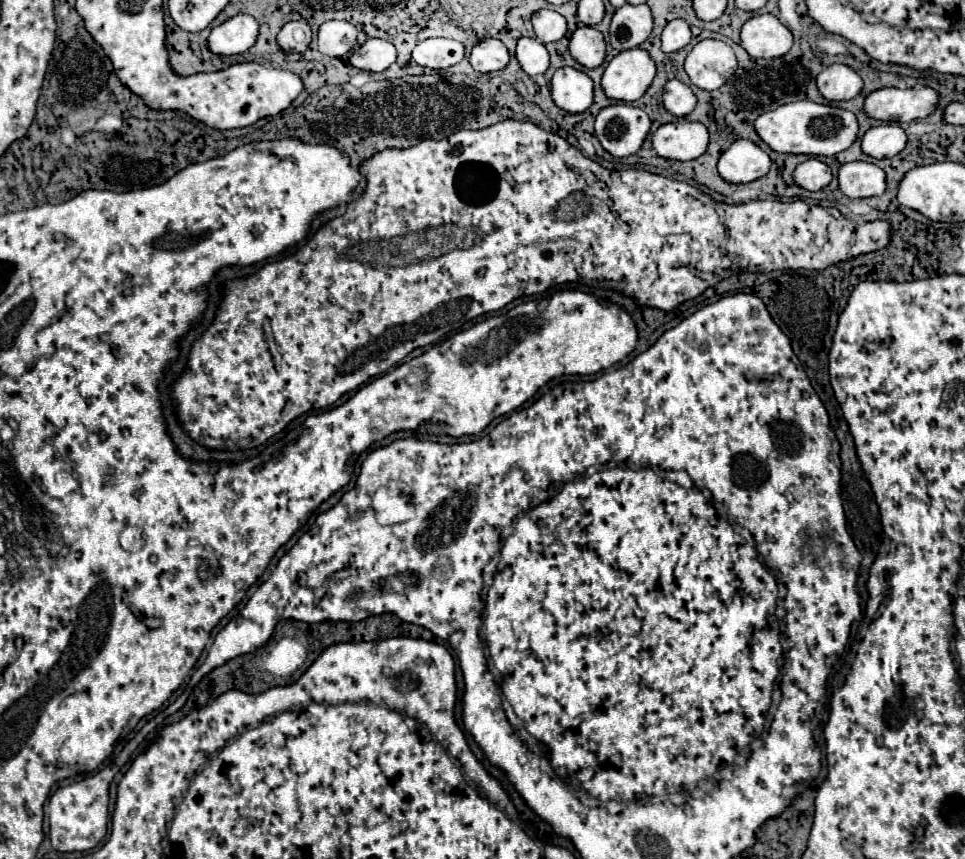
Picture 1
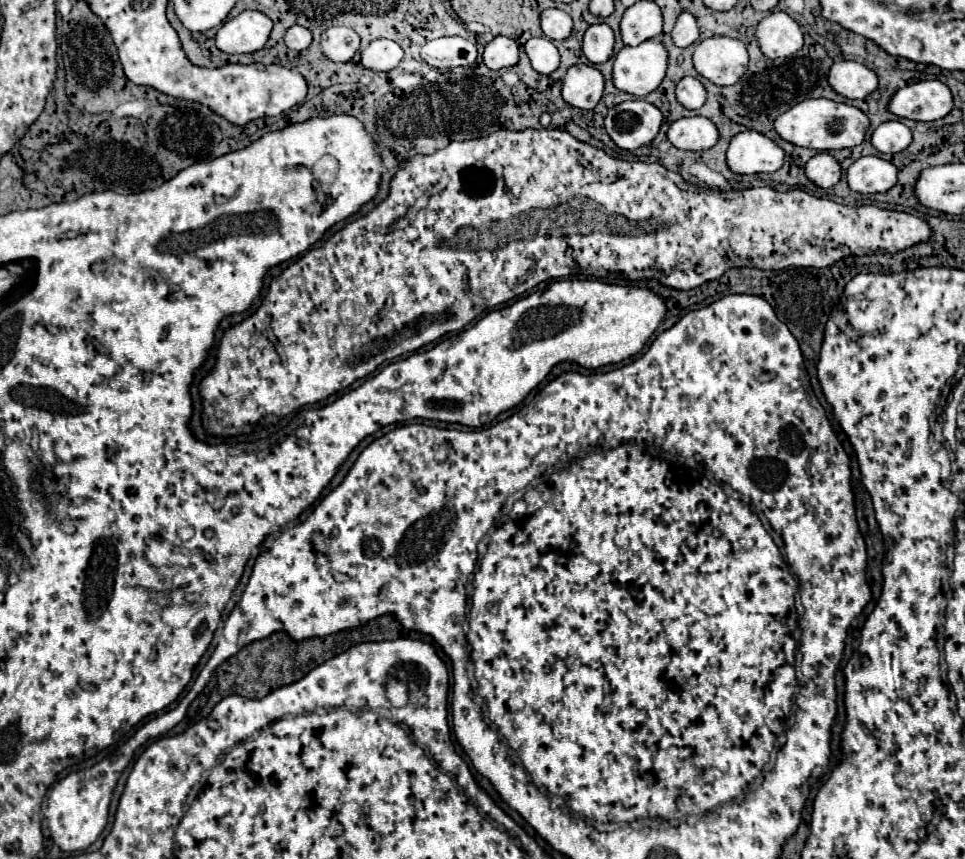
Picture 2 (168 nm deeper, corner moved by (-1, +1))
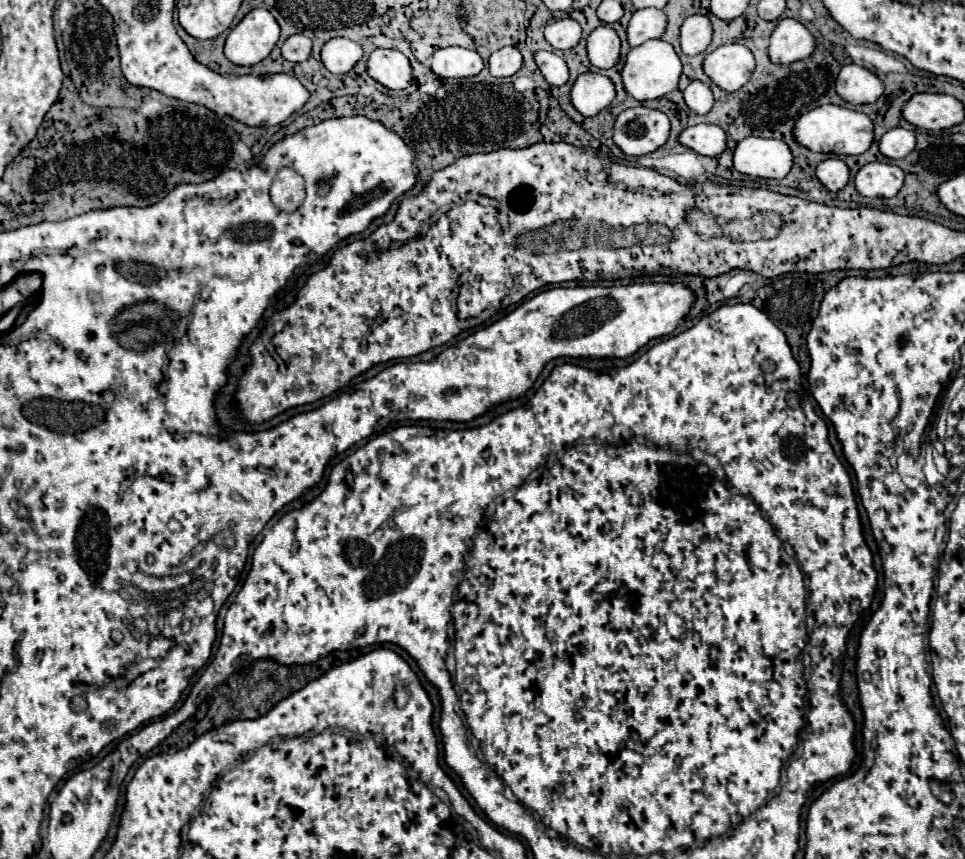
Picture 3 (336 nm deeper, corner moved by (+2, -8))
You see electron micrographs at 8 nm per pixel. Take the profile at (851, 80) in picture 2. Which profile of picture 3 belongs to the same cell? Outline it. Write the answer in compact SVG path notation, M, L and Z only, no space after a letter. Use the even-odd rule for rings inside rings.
M848 64L842 66L836 78L836 92L850 104L870 104L882 96L884 86L880 78L870 70L858 64Z

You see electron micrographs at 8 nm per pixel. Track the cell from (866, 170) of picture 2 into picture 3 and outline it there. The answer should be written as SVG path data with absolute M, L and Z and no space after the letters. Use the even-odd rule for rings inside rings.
M872 162L858 170L854 184L860 196L868 198L892 198L898 194L904 182L904 172L894 164Z

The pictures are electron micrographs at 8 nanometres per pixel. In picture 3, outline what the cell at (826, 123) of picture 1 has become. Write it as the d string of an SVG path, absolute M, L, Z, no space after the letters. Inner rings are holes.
M818 106L818 108L802 114L796 120L792 134L800 146L804 146L812 152L854 156L854 154L862 154L870 148L870 144L874 140L874 126L872 126L870 118L862 112L848 110L842 106Z

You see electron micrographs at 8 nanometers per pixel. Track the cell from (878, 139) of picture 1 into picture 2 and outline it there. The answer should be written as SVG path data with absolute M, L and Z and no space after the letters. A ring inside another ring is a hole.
M901 121L881 123L873 131L873 137L871 137L875 149L881 153L899 153L909 147L911 139L913 139L911 129L907 125L903 125Z

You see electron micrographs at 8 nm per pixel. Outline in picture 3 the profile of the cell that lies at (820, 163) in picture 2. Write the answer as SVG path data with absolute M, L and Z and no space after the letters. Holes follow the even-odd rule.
M828 158L816 166L816 178L830 192L838 192L846 186L850 172L848 172L848 166L840 158Z

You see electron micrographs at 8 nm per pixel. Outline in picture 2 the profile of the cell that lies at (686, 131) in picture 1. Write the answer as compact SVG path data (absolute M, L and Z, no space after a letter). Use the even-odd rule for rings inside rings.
M685 117L675 121L667 131L669 141L679 149L703 151L719 141L719 131L711 119Z

